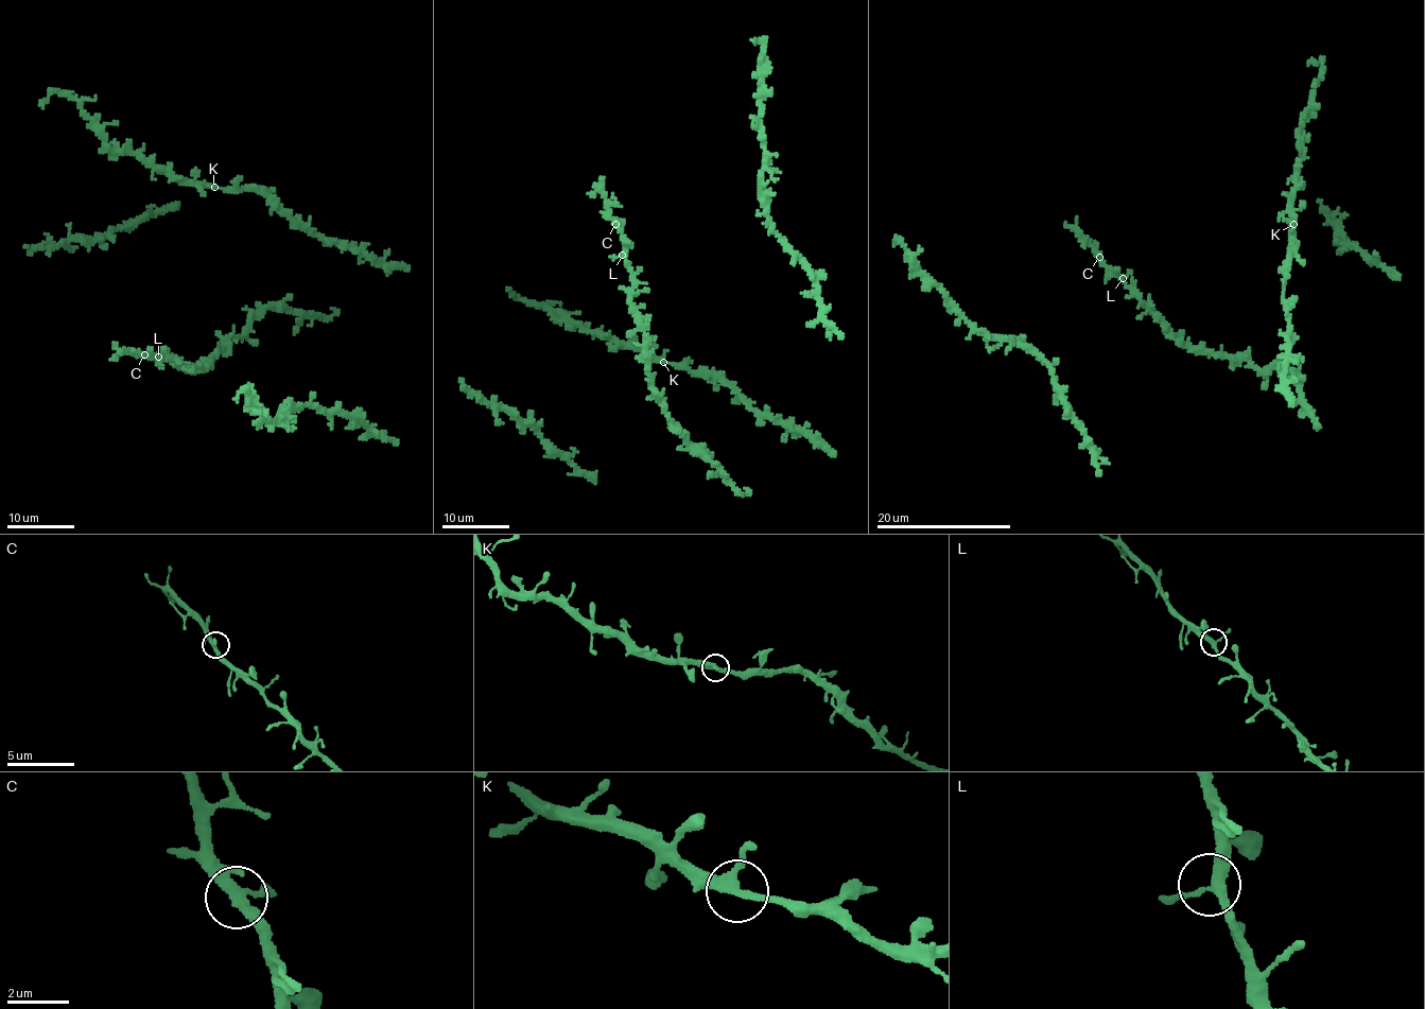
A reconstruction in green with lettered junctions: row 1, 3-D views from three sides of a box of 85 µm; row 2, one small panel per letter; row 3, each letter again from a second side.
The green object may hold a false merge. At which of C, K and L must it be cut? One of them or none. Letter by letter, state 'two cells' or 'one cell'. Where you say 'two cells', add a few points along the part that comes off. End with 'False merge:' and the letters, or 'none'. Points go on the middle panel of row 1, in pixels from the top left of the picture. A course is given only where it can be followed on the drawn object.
C: one cell
K: one cell
L: one cell
False merge: none

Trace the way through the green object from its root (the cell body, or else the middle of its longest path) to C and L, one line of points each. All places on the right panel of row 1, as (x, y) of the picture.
C: (1296, 377), (1279, 366), (1261, 369), (1243, 358), (1197, 352), (1176, 342), (1136, 295), (1109, 274), (1099, 257)
L: (1296, 377), (1279, 366), (1261, 369), (1243, 358), (1197, 352), (1181, 345), (1123, 278)

